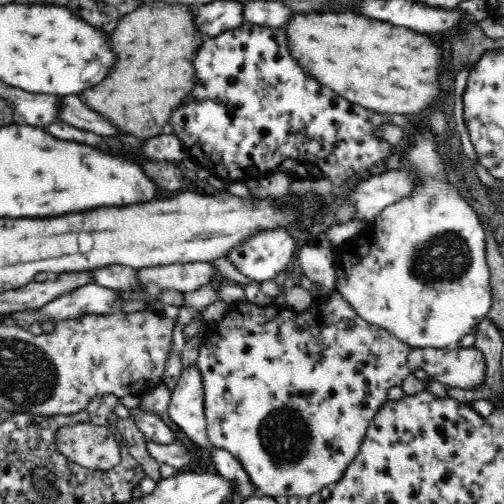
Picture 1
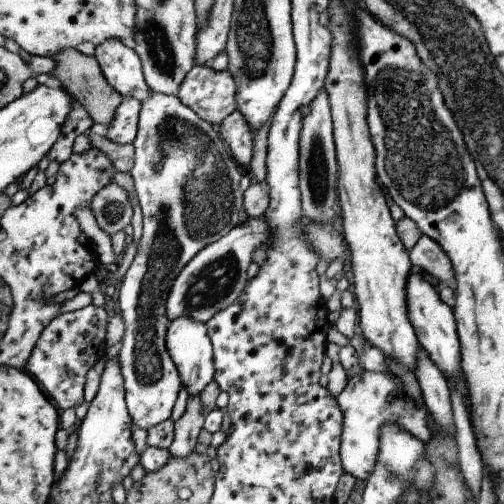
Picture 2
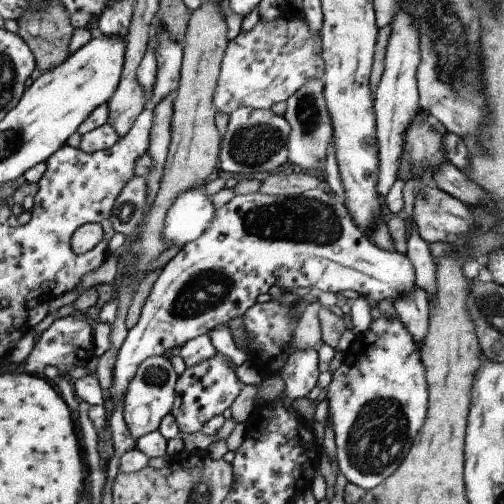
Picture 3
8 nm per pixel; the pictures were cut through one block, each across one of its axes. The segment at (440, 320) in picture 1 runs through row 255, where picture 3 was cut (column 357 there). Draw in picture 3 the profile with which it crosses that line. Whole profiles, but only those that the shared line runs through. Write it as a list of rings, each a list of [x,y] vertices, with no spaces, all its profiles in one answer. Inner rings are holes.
[[[377,318],[365,330],[365,334],[357,336],[355,342],[349,344],[341,366],[331,376],[327,390],[327,406],[329,422],[335,432],[335,458],[339,464],[339,472],[347,478],[349,484],[357,484],[365,492],[377,488],[377,484],[399,466],[407,450],[411,450],[415,436],[425,424],[429,394],[425,368],[419,352],[419,346],[407,334],[407,328],[399,318]]]

